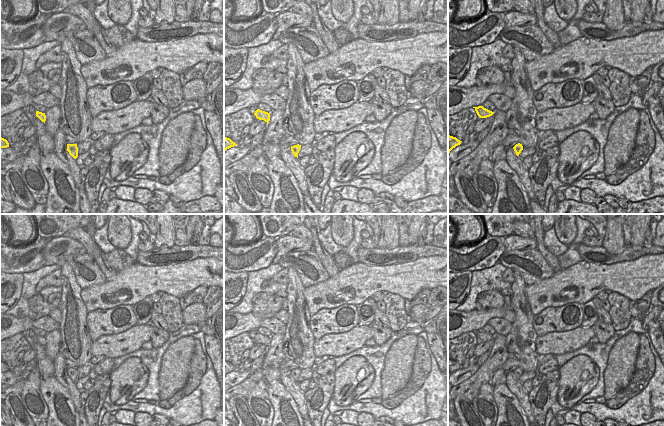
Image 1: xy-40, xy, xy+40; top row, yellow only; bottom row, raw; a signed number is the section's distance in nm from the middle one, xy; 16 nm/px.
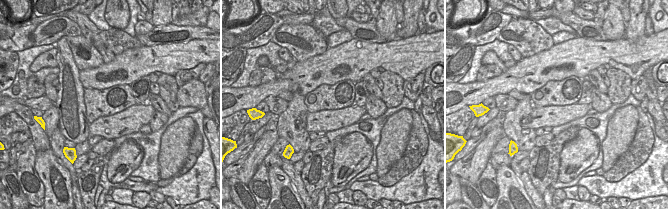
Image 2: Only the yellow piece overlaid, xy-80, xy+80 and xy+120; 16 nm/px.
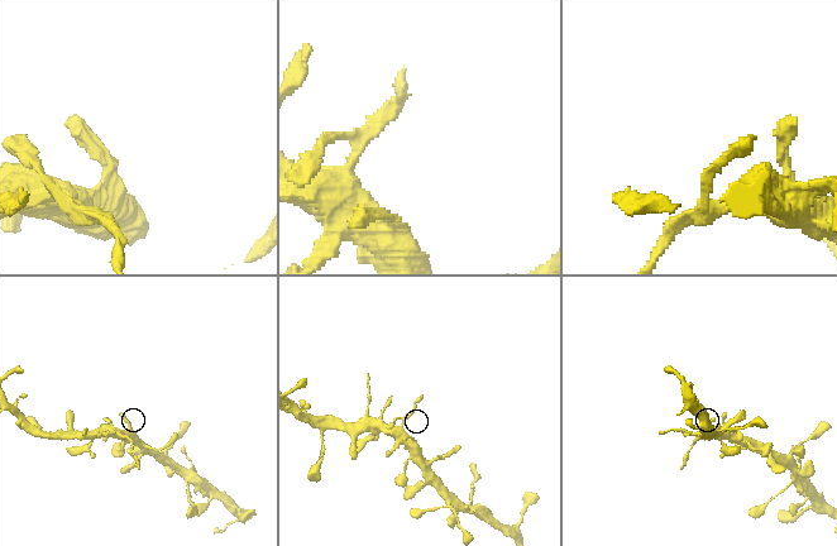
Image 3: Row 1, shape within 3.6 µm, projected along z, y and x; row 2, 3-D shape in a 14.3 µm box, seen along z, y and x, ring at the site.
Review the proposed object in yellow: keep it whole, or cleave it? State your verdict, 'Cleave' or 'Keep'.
Cleave

